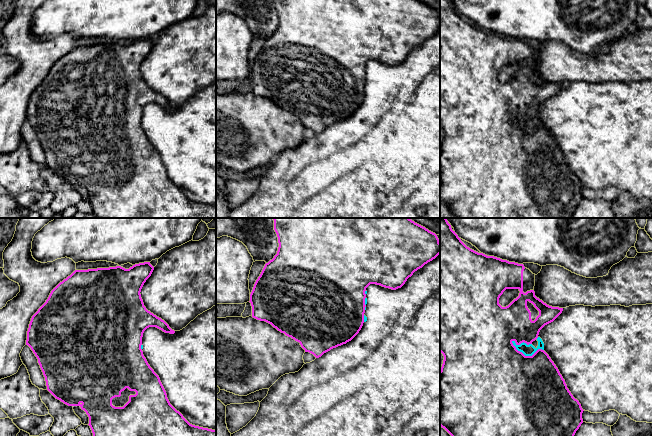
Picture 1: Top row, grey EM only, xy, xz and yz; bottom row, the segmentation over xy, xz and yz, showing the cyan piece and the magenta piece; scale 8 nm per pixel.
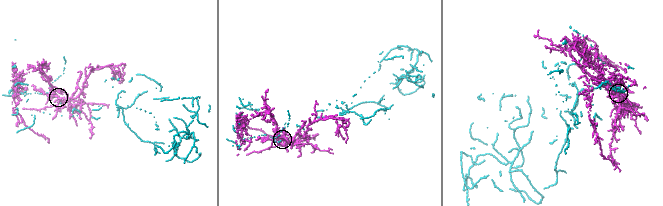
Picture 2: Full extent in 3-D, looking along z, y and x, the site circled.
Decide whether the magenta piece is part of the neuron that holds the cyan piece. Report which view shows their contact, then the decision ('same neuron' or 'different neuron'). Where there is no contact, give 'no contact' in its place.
meets cyan in yz; different neuron

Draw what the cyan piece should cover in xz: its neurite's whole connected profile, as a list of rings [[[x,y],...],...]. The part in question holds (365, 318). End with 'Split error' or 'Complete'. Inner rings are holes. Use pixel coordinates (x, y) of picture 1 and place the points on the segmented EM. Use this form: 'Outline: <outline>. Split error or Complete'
Outline: [[[440,254],[415,271],[401,288],[392,290],[380,285],[370,284],[366,288],[365,294],[364,323],[359,333],[346,344],[333,348],[314,361],[304,364],[298,372],[281,376],[269,388],[267,396],[260,402],[256,416],[245,427],[231,434],[231,436],[440,436]]]. Split error

